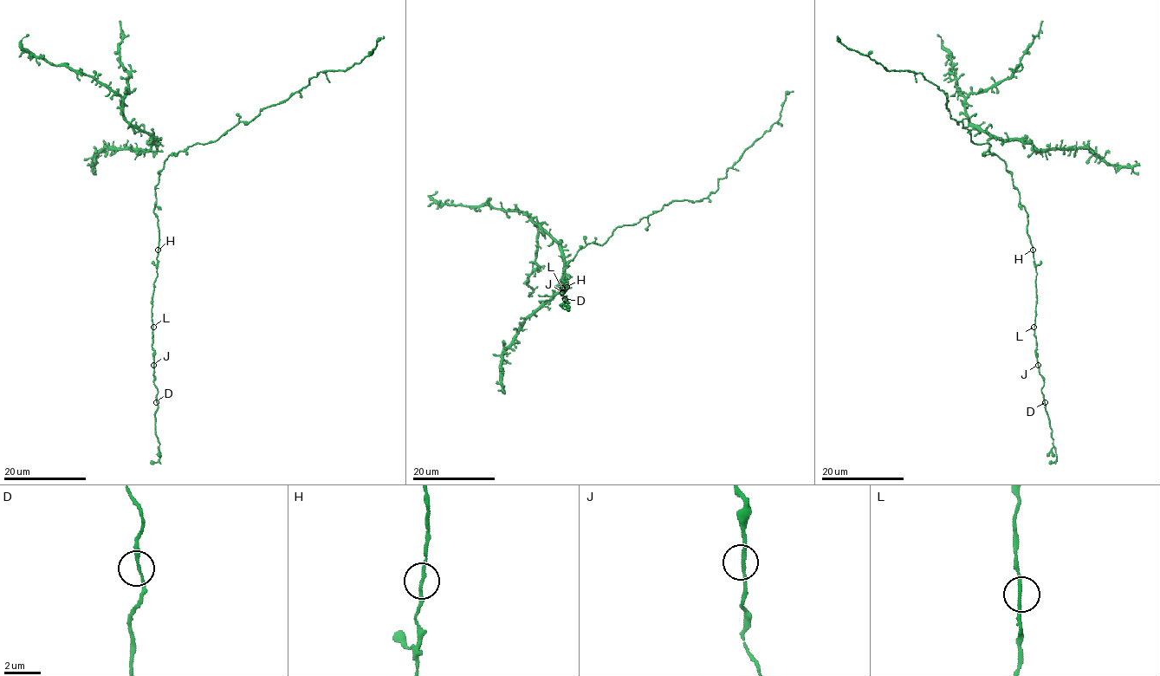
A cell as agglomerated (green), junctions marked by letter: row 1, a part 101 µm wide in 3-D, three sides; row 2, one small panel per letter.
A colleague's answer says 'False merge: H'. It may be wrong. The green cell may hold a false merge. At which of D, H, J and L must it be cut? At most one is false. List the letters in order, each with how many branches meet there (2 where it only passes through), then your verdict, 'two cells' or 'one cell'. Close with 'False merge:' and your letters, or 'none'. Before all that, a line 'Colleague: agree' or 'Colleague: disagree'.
Colleague: disagree
D: 2 | one cell
H: 2 | one cell
J: 2 | one cell
L: 2 | one cell
False merge: none

